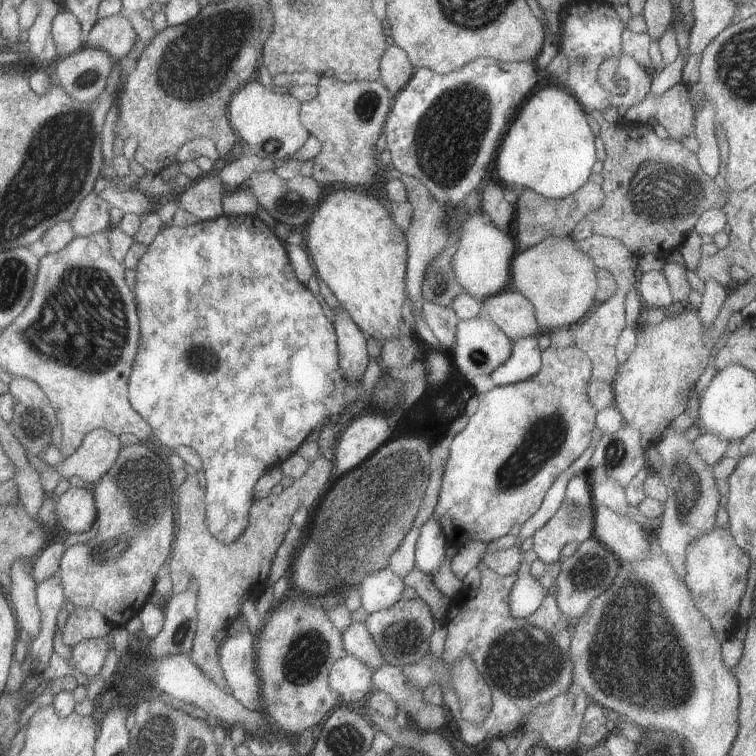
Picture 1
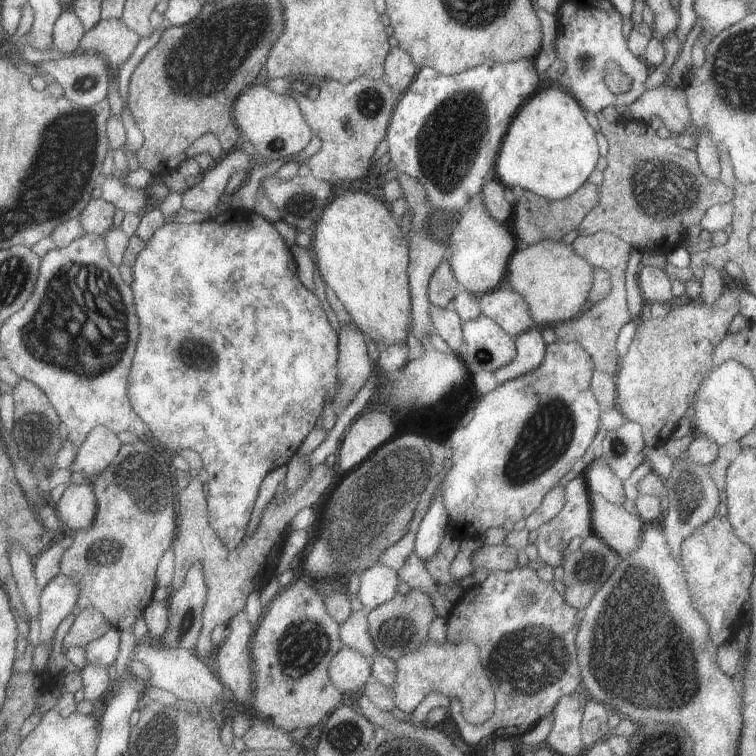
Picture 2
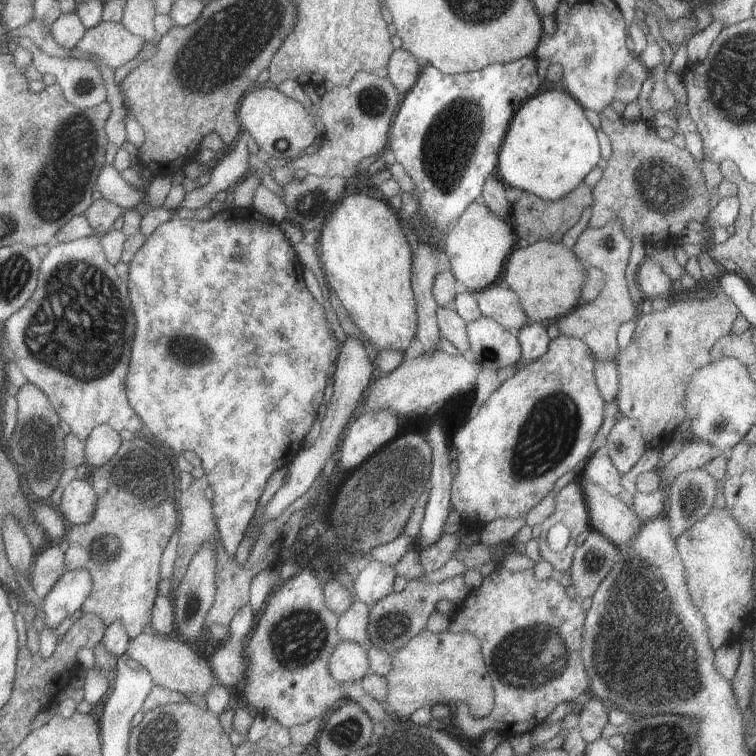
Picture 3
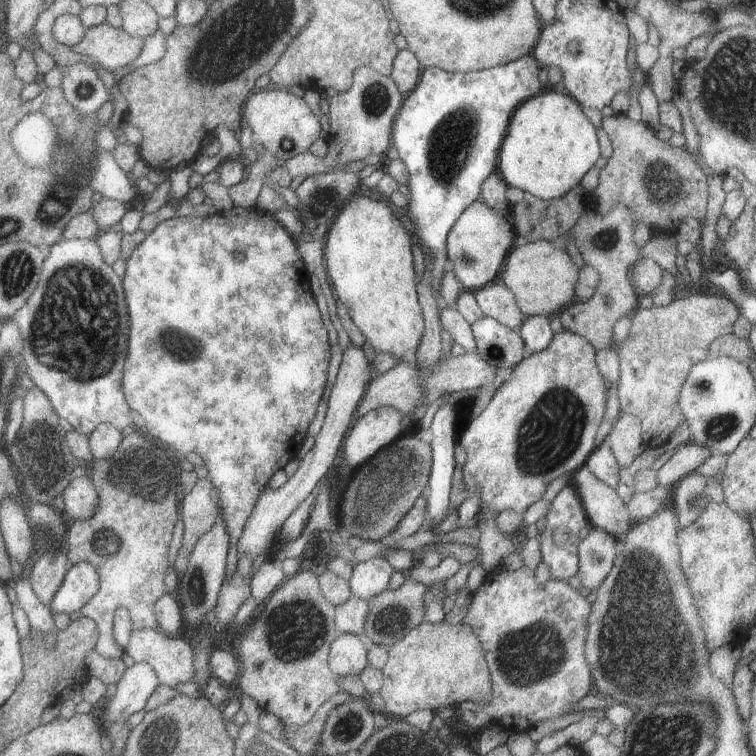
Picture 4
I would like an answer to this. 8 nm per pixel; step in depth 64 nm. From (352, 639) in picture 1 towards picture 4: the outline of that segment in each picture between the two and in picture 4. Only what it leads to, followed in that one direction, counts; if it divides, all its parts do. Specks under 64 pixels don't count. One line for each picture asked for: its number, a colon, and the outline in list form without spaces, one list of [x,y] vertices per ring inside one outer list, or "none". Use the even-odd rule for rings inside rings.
2: [[[363,606],[359,610],[353,610],[351,616],[347,620],[343,620],[343,624],[339,624],[339,638],[341,638],[343,648],[353,648],[371,660],[371,656],[377,650],[375,650],[373,640],[369,636],[367,612],[369,610]]]
3: [[[355,600],[351,608],[347,608],[341,616],[337,616],[337,634],[341,636],[341,640],[363,644],[369,638],[367,634],[369,610],[371,608],[365,602]]]
4: [[[351,598],[345,604],[335,606],[335,626],[339,634],[363,634],[365,630],[365,616],[369,612],[369,600]]]

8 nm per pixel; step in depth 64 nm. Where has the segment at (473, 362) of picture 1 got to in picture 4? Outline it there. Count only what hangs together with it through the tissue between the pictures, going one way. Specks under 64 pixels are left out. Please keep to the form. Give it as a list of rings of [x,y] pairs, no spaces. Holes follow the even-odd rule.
[[[479,318],[471,324],[477,354],[493,368],[513,368],[527,356],[527,346],[519,332],[499,324],[495,318]]]

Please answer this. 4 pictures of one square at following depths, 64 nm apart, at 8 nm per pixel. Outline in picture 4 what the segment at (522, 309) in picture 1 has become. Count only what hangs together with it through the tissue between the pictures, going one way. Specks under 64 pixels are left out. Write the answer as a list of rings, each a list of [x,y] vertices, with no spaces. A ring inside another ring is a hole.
[[[499,280],[489,282],[487,286],[475,290],[475,300],[485,318],[495,318],[499,324],[515,332],[525,322],[525,316],[519,310],[513,292],[507,286],[503,286]]]

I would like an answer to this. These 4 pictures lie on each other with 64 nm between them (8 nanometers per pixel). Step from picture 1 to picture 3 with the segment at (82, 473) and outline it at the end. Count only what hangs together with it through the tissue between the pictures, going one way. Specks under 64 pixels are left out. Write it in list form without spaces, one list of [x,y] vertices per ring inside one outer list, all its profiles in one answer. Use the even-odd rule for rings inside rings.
[[[107,424],[93,428],[85,440],[85,458],[87,458],[85,464],[89,466],[89,472],[93,468],[107,464],[107,460],[111,460],[111,456],[115,456],[119,446],[121,446],[121,438],[119,438],[117,430],[113,430]]]

